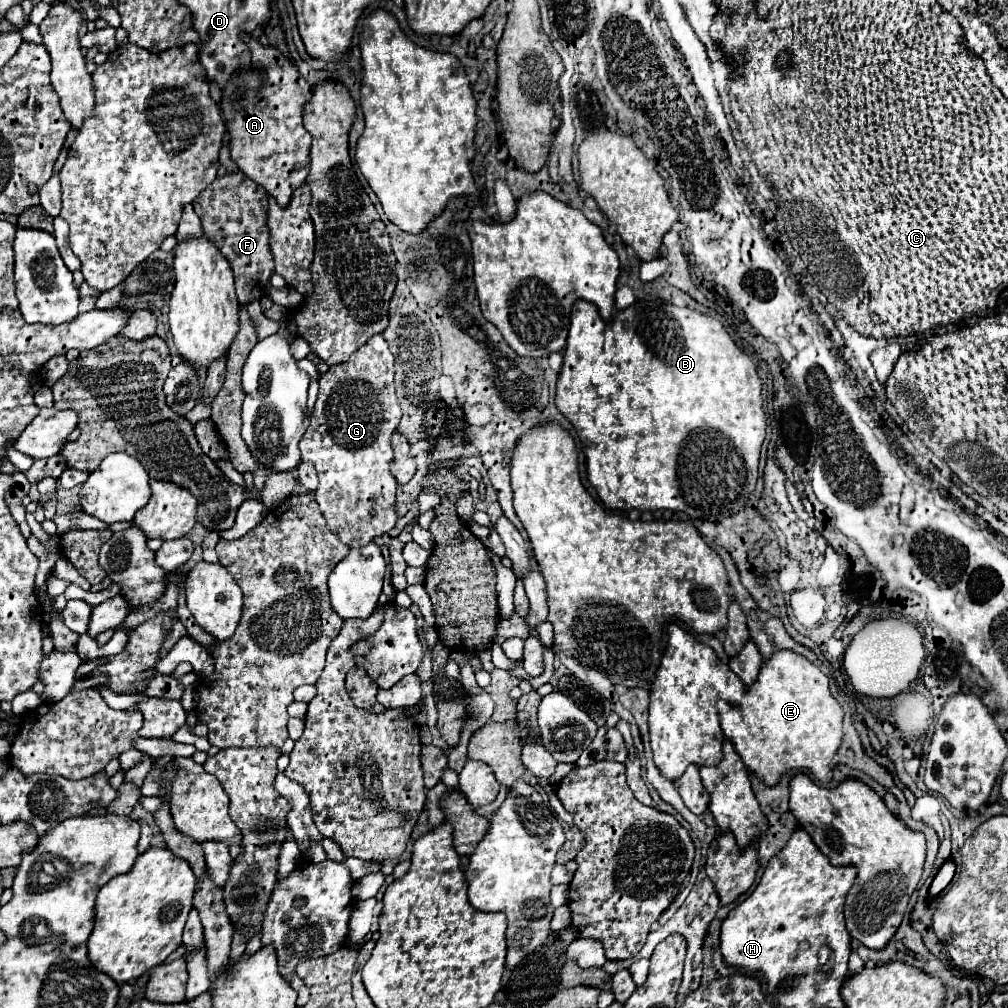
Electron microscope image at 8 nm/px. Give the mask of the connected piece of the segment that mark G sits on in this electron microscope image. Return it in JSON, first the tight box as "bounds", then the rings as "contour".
{"bounds":[298,334,402,548],"contour":[[[382,334],[372,336],[362,348],[358,348],[354,356],[350,356],[350,360],[330,366],[330,370],[320,376],[320,392],[310,418],[310,426],[298,446],[302,460],[312,462],[318,472],[318,488],[314,496],[328,528],[350,548],[360,548],[372,542],[376,536],[382,536],[396,524],[394,494],[398,484],[390,474],[390,434],[396,430],[400,416],[402,412],[396,400],[394,384],[394,354],[390,352],[388,342]]]}

